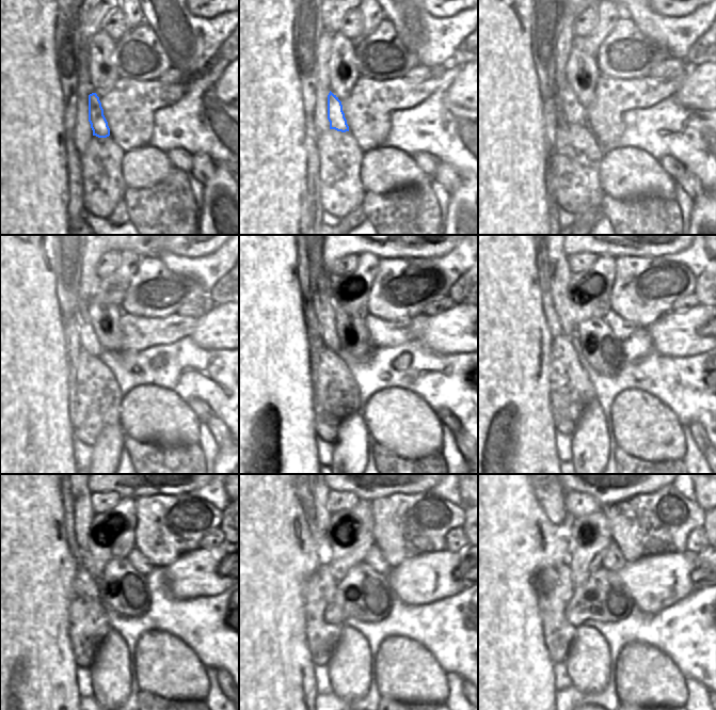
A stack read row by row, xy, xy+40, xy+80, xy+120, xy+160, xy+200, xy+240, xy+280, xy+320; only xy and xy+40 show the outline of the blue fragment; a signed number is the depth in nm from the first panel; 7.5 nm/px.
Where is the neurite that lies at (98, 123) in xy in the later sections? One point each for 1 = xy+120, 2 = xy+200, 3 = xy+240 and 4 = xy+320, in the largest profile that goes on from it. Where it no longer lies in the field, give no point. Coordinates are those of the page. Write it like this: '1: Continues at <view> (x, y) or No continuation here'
1: Continues at xy+120 (89, 342)
2: Continues at xy+200 (561, 275)
3: Continues at xy+240 (83, 514)
4: Continues at xy+320 (567, 524)

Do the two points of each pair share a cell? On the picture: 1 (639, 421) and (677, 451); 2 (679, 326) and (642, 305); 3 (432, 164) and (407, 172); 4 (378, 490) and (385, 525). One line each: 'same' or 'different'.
1: same
2: different
3: different
4: different

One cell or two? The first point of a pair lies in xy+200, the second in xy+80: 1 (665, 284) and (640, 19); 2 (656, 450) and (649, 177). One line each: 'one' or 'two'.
1: two
2: one

